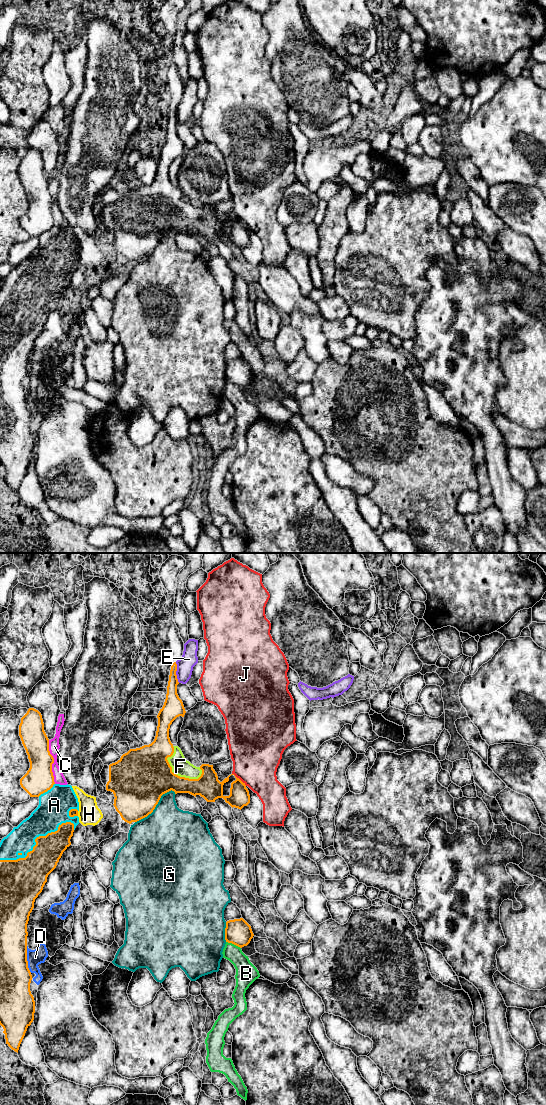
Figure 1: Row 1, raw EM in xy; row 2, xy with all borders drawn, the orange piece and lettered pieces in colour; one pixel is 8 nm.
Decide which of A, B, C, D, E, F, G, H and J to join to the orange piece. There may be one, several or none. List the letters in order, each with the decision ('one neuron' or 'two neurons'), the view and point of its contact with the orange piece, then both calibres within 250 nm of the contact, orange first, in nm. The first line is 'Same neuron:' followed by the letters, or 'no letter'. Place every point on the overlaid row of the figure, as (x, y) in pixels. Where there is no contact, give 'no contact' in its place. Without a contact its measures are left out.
Same neuron: A, D, F
A: one neuron; contact xy (35, 841); calibres 260 and 240 nm
B: two neurons; contact xy (233, 943); calibres 200 and 160 nm
C: two neurons; contact xy (53, 762); calibres 220 and 90 nm
D: one neuron; contact xy (26, 959); calibres 260 and 130 nm
E: two neurons; contact xy (175, 672); calibres 140 and 140 nm
F: one neuron; contact xy (171, 771); calibres 440 and 140 nm
G: two neurons; contact xy (156, 804); calibres 440 and 420 nm
H: two neurons; contact xy (77, 813); calibres 60 and 180 nm
J: two neurons; contact xy (238, 778); calibres 200 and 400 nm

